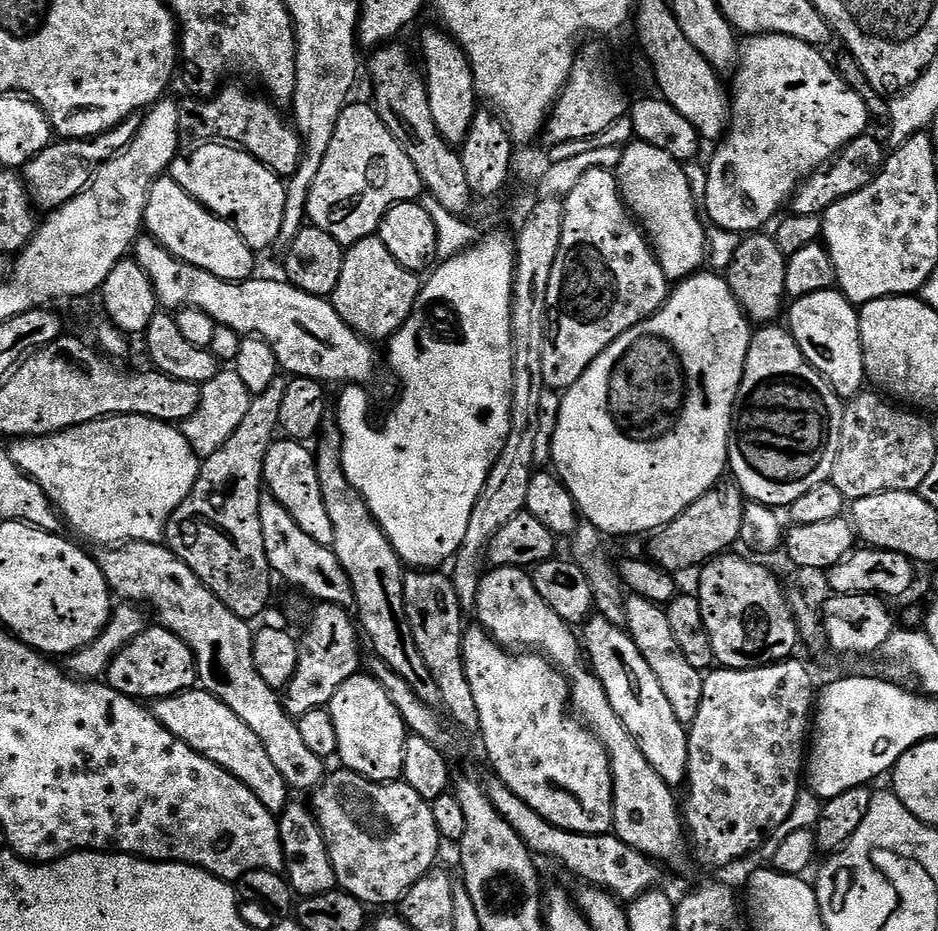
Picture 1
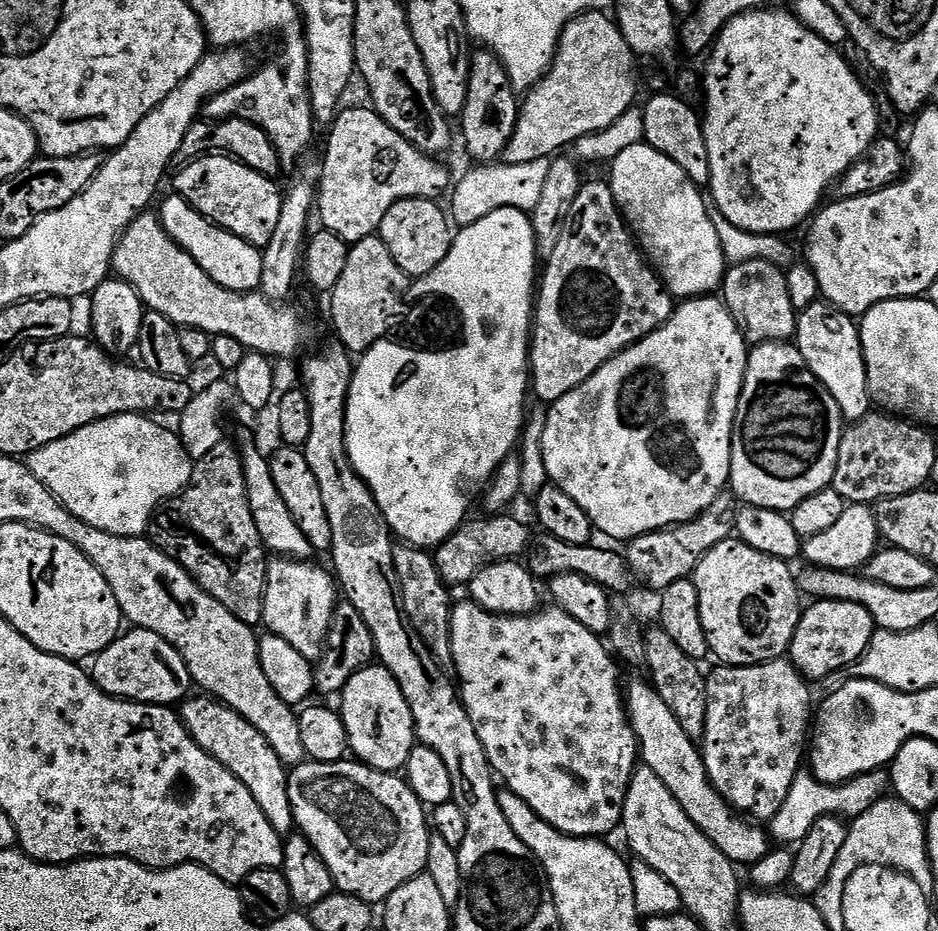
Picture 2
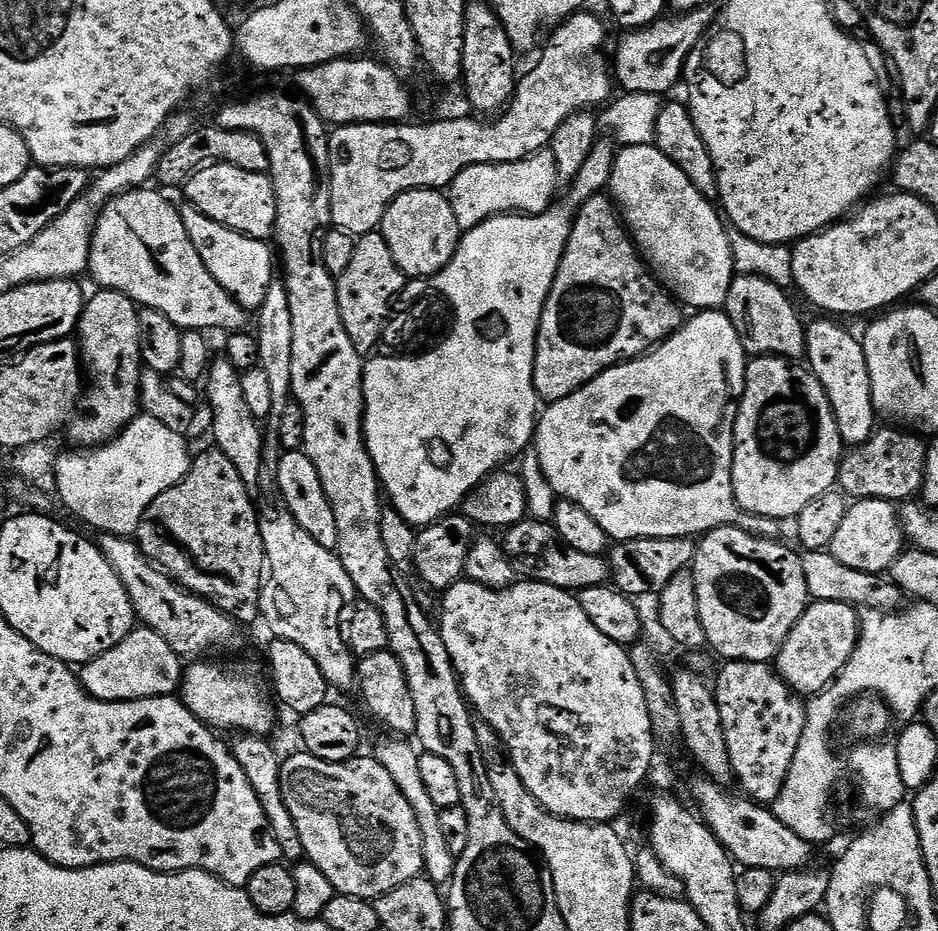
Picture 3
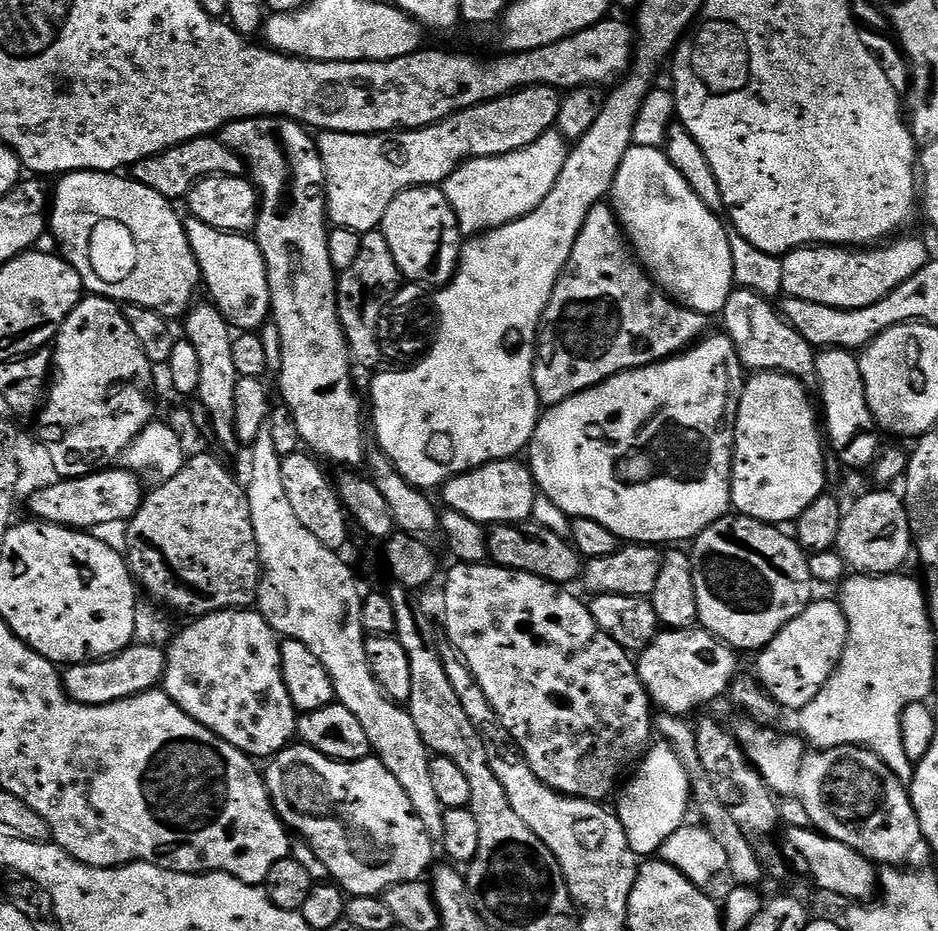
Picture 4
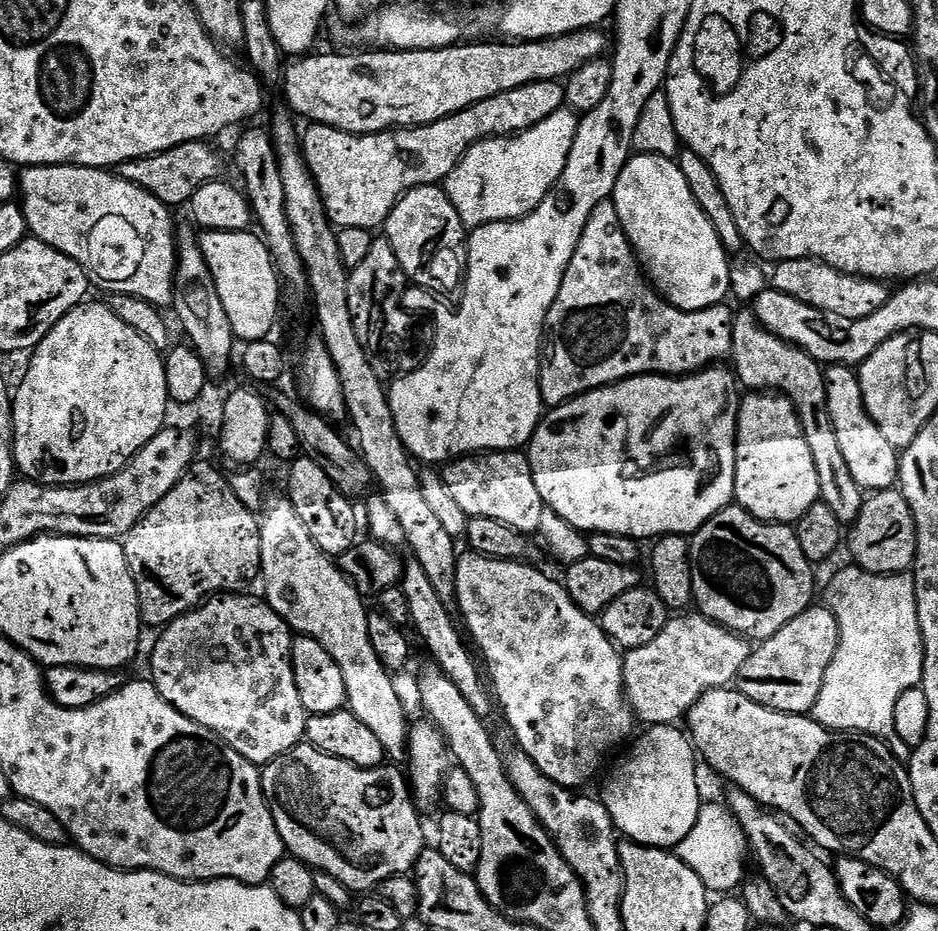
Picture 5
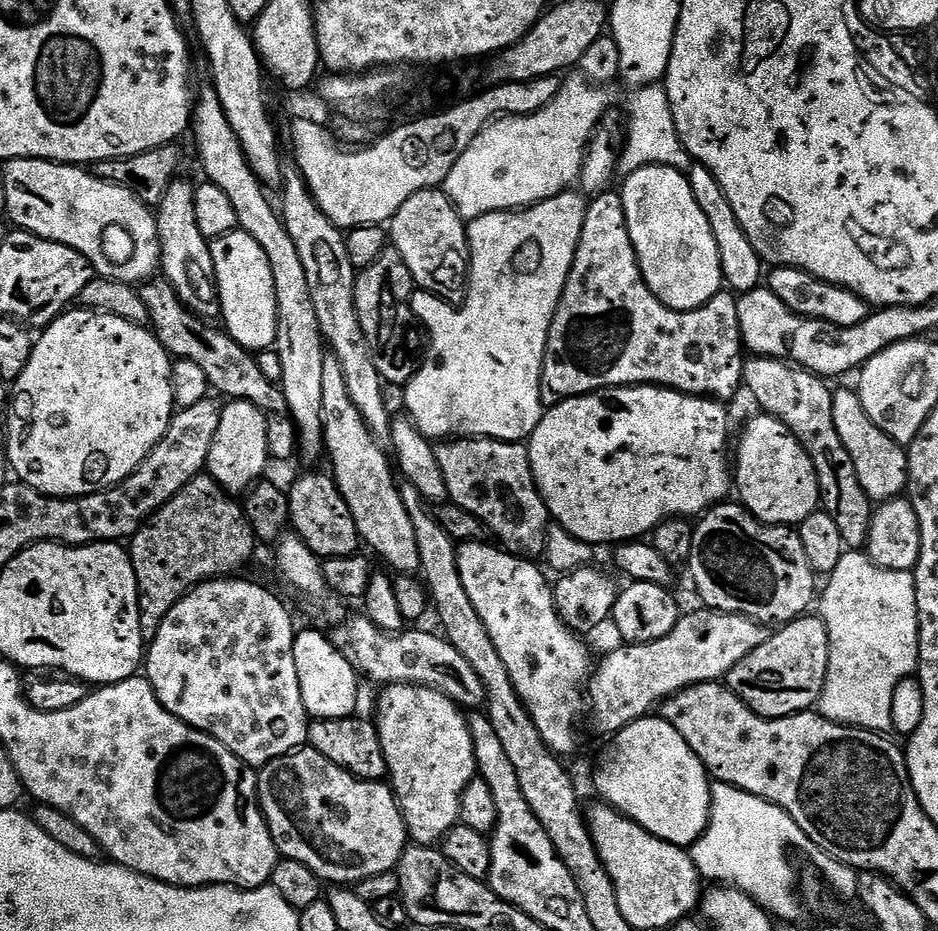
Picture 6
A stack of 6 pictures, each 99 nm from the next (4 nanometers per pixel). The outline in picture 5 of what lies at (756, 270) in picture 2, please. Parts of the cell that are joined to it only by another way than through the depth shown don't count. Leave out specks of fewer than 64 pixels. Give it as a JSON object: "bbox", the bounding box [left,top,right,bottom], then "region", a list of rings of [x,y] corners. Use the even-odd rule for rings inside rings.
{"bbox":[730,310,866,525],"region":[[[752,310],[737,311],[734,315],[734,342],[730,364],[741,389],[749,393],[767,390],[769,393],[784,396],[791,402],[800,419],[806,443],[810,446],[814,466],[818,470],[820,500],[830,506],[830,510],[834,510],[834,515],[838,517],[841,525],[855,524],[864,505],[866,493],[858,486],[858,482],[854,482],[842,449],[838,447],[834,422],[830,422],[828,383],[824,381],[822,365],[798,346],[770,334],[770,330],[758,323],[755,311]]]}

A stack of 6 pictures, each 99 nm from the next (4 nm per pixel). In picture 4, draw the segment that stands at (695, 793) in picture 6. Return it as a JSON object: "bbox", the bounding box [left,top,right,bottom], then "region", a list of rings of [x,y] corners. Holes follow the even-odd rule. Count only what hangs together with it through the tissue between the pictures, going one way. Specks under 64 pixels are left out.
{"bbox":[614,742,692,858],"region":[[[663,742],[653,743],[649,747],[631,776],[619,789],[620,801],[614,805],[614,811],[620,817],[626,838],[637,857],[648,858],[659,853],[662,842],[666,842],[670,834],[685,827],[684,815],[690,812],[692,783],[688,781],[688,771],[682,764],[682,758],[678,758],[672,747]]]}

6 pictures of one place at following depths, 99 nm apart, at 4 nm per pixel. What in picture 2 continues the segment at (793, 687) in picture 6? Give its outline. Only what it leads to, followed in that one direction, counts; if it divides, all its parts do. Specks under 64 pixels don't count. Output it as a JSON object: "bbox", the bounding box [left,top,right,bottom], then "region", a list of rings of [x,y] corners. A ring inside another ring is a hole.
{"bbox":[790,599,878,682],"region":[[[817,599],[800,613],[800,621],[794,630],[790,659],[801,676],[809,682],[824,680],[835,672],[843,673],[863,658],[878,631],[874,618],[862,605],[850,601]]]}

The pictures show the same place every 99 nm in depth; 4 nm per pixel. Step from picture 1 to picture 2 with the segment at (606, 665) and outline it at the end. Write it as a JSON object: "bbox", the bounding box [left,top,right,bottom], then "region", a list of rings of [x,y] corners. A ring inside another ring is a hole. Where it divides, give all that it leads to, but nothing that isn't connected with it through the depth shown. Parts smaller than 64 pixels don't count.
{"bbox":[626,679,770,866],"region":[[[647,679],[632,680],[629,684],[627,681],[626,707],[628,721],[631,722],[636,742],[640,745],[639,759],[643,767],[654,770],[654,774],[662,778],[666,790],[670,790],[678,806],[686,810],[686,818],[697,824],[702,834],[706,834],[706,838],[710,838],[710,842],[714,842],[714,846],[718,846],[718,850],[722,850],[722,854],[726,854],[726,858],[733,864],[751,866],[766,858],[770,850],[769,833],[759,823],[734,814],[732,805],[722,798],[722,794],[718,794],[708,777],[697,741],[691,740],[686,730],[678,726],[678,718],[674,718],[670,706],[662,702],[662,698]]]}

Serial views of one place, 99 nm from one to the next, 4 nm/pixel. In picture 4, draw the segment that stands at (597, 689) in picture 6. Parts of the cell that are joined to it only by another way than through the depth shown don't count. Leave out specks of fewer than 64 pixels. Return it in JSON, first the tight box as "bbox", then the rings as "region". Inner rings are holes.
{"bbox":[638,628,738,717],"region":[[[674,628],[657,635],[649,648],[638,656],[640,681],[648,692],[648,699],[660,712],[687,717],[688,712],[716,700],[731,689],[738,675],[737,653],[724,641],[705,632],[703,628]]]}

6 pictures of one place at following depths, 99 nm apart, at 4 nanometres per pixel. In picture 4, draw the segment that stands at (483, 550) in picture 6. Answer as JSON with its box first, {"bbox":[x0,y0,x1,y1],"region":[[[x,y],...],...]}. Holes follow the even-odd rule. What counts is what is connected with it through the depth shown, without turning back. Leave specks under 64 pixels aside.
{"bbox":[443,562,654,801],"region":[[[456,562],[451,566],[453,568],[448,572],[448,581],[444,584],[443,633],[445,630],[448,634],[447,643],[455,648],[457,654],[466,662],[466,666],[470,670],[470,674],[474,674],[478,686],[482,686],[482,694],[486,694],[486,702],[490,702],[490,706],[494,706],[494,714],[498,714],[502,726],[506,726],[506,730],[510,730],[512,741],[516,743],[520,753],[526,758],[530,770],[534,770],[534,774],[538,774],[538,778],[542,782],[546,782],[546,786],[550,786],[555,792],[562,793],[563,796],[573,796],[579,800],[607,801],[607,796],[612,791],[612,795],[617,791],[618,785],[625,779],[629,769],[644,759],[644,753],[648,751],[654,740],[654,705],[648,699],[644,683],[640,681],[640,674],[633,657],[622,646],[618,646],[618,642],[614,642],[614,638],[607,636],[598,627],[592,617],[591,607],[585,601],[583,604],[578,597],[571,596],[568,593],[571,591],[567,587],[552,584],[549,580],[543,580],[534,574],[500,568],[491,562],[482,564]]]}

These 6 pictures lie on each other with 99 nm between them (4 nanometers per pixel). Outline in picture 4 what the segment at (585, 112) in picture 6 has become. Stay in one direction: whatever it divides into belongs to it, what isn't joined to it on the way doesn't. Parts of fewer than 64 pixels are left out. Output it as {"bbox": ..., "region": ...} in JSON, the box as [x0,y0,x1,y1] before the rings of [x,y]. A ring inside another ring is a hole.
{"bbox":[442,128,569,237],"region":[[[553,128],[520,151],[484,159],[472,157],[455,168],[442,190],[458,218],[461,237],[478,236],[532,213],[553,189],[569,151],[567,141]]]}

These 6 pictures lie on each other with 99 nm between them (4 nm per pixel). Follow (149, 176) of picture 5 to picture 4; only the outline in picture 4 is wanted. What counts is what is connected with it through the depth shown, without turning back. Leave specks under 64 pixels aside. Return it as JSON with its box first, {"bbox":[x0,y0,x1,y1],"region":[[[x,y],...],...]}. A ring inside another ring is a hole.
{"bbox":[130,134,245,202],"region":[[[216,134],[187,140],[185,144],[179,144],[156,156],[140,160],[130,168],[131,179],[137,180],[142,186],[150,186],[154,194],[162,194],[173,202],[179,201],[179,196],[180,199],[187,197],[190,189],[208,176],[242,176],[245,172],[244,159],[234,150],[230,150],[230,146],[223,144]]]}

